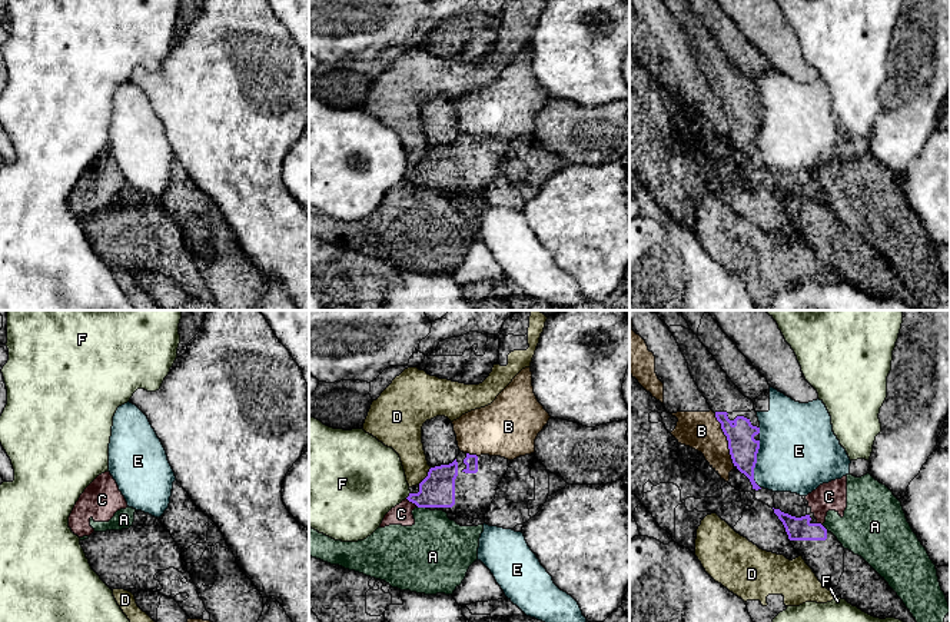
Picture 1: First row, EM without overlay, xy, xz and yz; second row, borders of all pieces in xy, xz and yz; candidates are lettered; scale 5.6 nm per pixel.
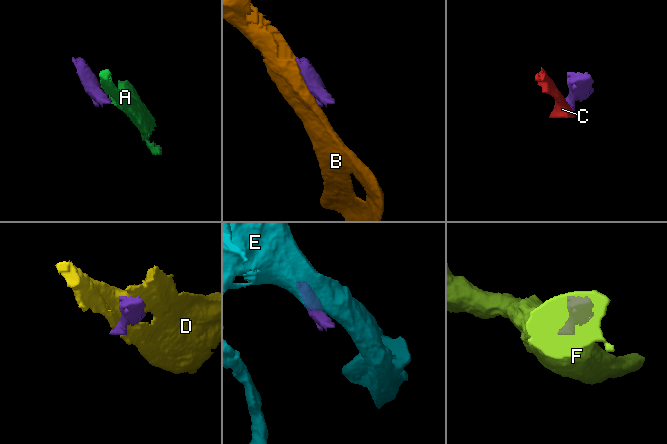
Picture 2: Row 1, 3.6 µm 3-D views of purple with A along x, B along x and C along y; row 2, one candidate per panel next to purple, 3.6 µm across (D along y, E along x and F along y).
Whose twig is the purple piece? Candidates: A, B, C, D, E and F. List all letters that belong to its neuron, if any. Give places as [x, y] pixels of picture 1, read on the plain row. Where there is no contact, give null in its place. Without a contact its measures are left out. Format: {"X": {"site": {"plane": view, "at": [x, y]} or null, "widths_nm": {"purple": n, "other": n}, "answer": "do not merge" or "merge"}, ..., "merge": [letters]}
{"A": {"site": {"plane": "xz", "at": [422, 186]}, "widths_nm": {"purple": 190, "other": 360}, "answer": "do not merge"}, "B": {"site": {"plane": "yz", "at": [727, 119]}, "widths_nm": {"purple": 160, "other": 220}, "answer": "do not merge"}, "C": {"site": {"plane": "xz", "at": [412, 182]}, "widths_nm": {"purple": 190, "other": 110}, "answer": "do not merge"}, "D": {"site": {"plane": "xz", "at": [427, 156]}, "widths_nm": {"purple": 190, "other": 190}, "answer": "do not merge"}, "E": {"site": {"plane": "yz", "at": [754, 145]}, "widths_nm": {"purple": 160, "other": 440}, "answer": "do not merge"}, "F": {"site": {"plane": "xz", "at": [409, 175]}, "widths_nm": {"purple": 190, "other": 420}, "answer": "do not merge"}, "merge": []}

